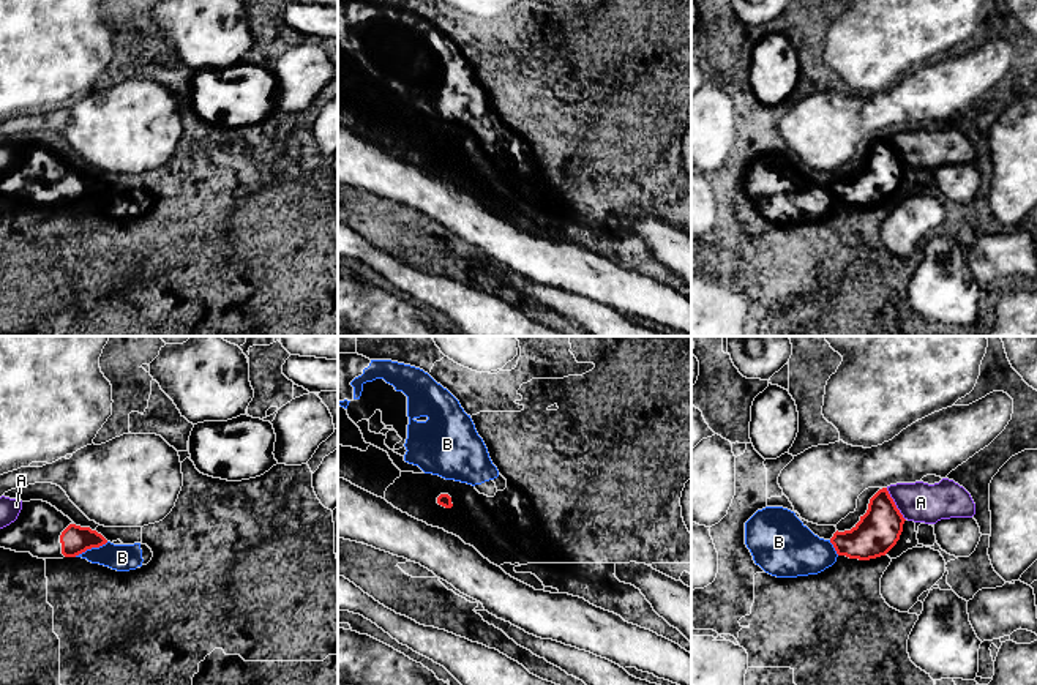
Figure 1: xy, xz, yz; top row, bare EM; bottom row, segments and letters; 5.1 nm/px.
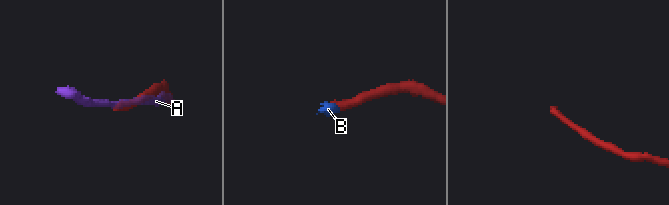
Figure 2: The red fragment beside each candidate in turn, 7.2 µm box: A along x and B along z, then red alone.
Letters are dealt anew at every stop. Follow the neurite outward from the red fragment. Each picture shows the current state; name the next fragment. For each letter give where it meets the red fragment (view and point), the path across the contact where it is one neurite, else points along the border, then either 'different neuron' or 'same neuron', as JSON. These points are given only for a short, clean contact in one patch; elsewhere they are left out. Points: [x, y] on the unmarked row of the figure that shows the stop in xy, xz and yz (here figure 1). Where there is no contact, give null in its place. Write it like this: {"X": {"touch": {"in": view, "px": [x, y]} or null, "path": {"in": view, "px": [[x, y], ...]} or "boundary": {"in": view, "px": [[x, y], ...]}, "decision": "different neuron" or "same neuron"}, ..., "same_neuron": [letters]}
{"A": {"touch": {"in": "yz", "px": [894, 150]}, "decision": "different neuron"}, "B": {"touch": {"in": "xy", "px": [90, 194]}, "boundary": {"in": "xy", "px": [[108, 188], [74, 202]]}, "decision": "different neuron"}, "same_neuron": []}

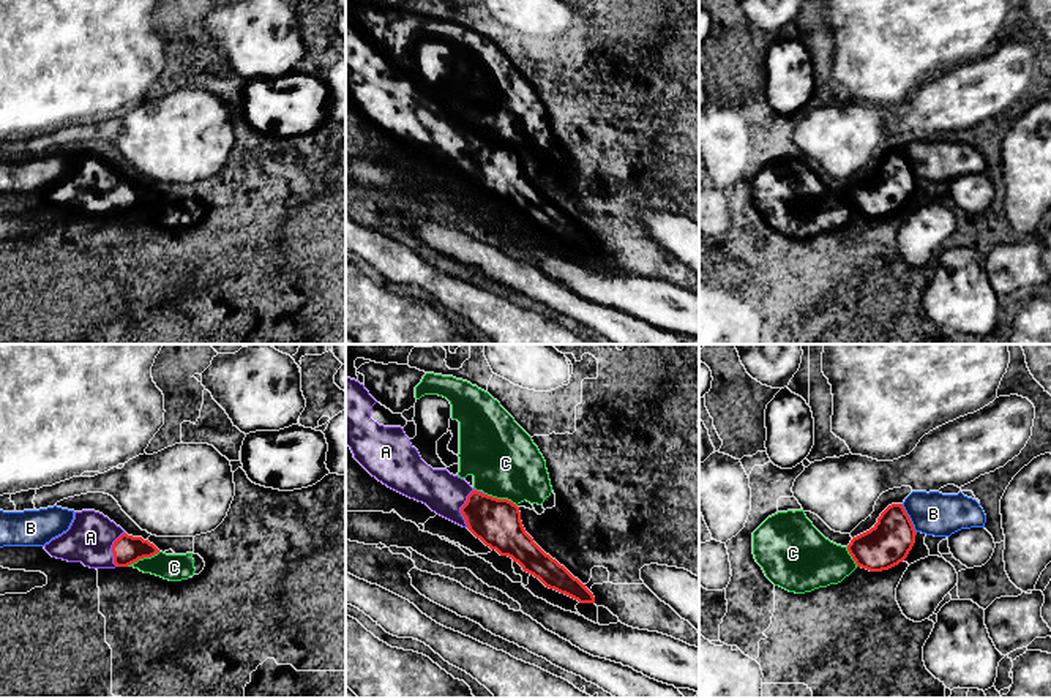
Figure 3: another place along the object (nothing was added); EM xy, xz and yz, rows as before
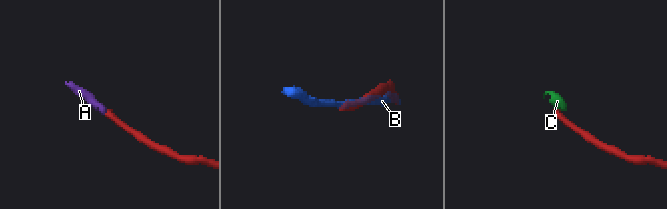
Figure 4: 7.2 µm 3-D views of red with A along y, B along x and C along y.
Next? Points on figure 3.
{"A": {"touch": {"in": "xz", "px": [461, 155]}, "path": {"in": "xz", "px": [[497, 169], [472, 155], [461, 155], [444, 139]]}, "decision": "same neuron"}, "B": {"touch": {"in": "yz", "px": [909, 165]}, "decision": "different neuron"}, "C": {"touch": {"in": "xy", "px": [142, 204]}, "boundary": {"in": "xy", "px": [[160, 198], [127, 212]]}, "decision": "different neuron"}, "same_neuron": ["A"]}

